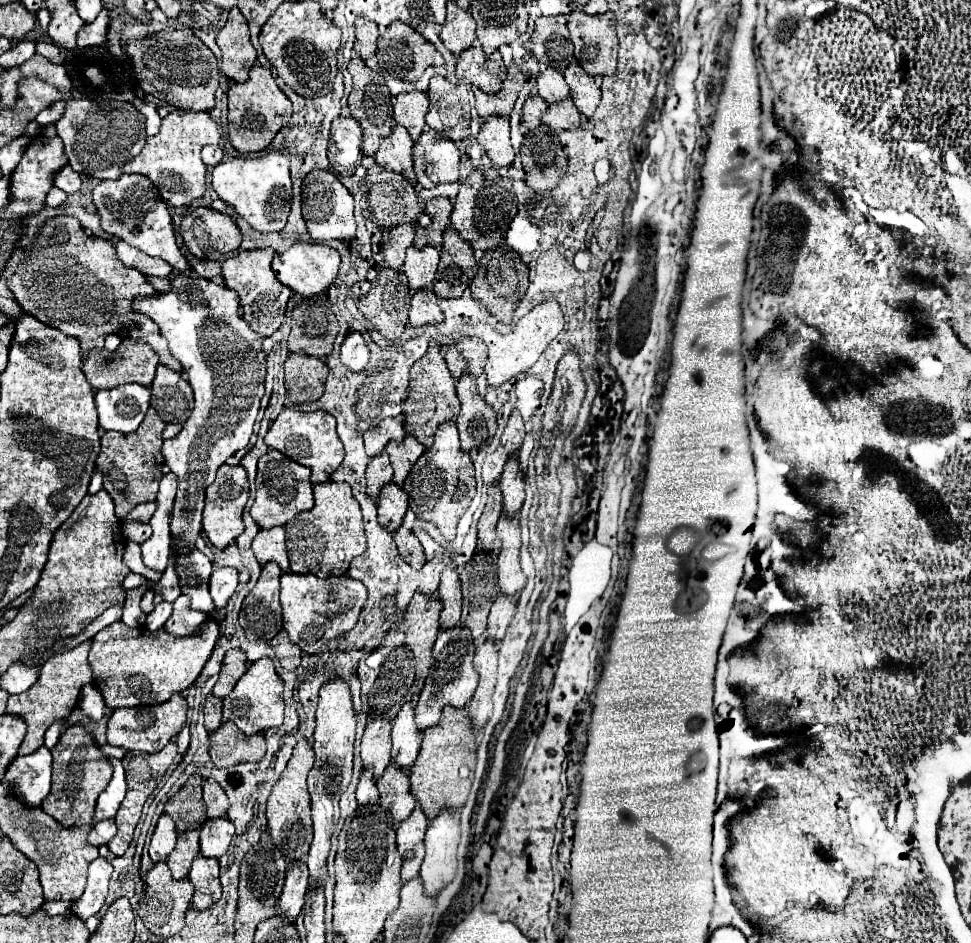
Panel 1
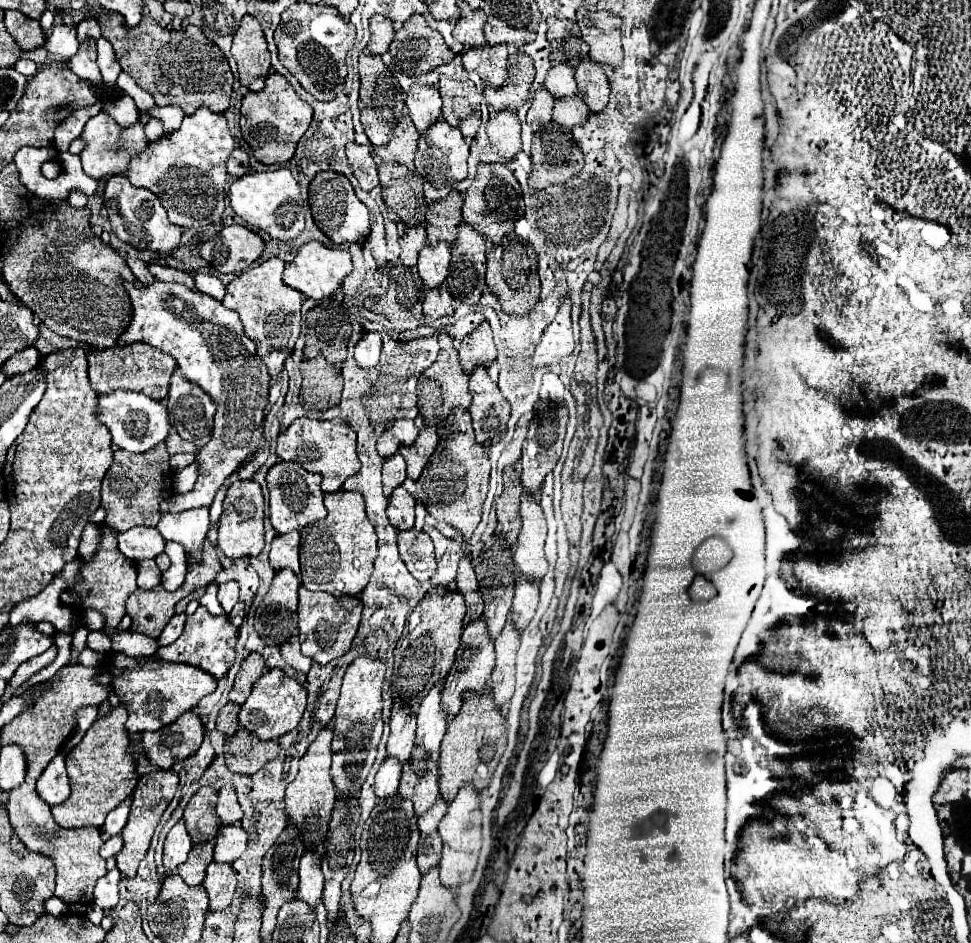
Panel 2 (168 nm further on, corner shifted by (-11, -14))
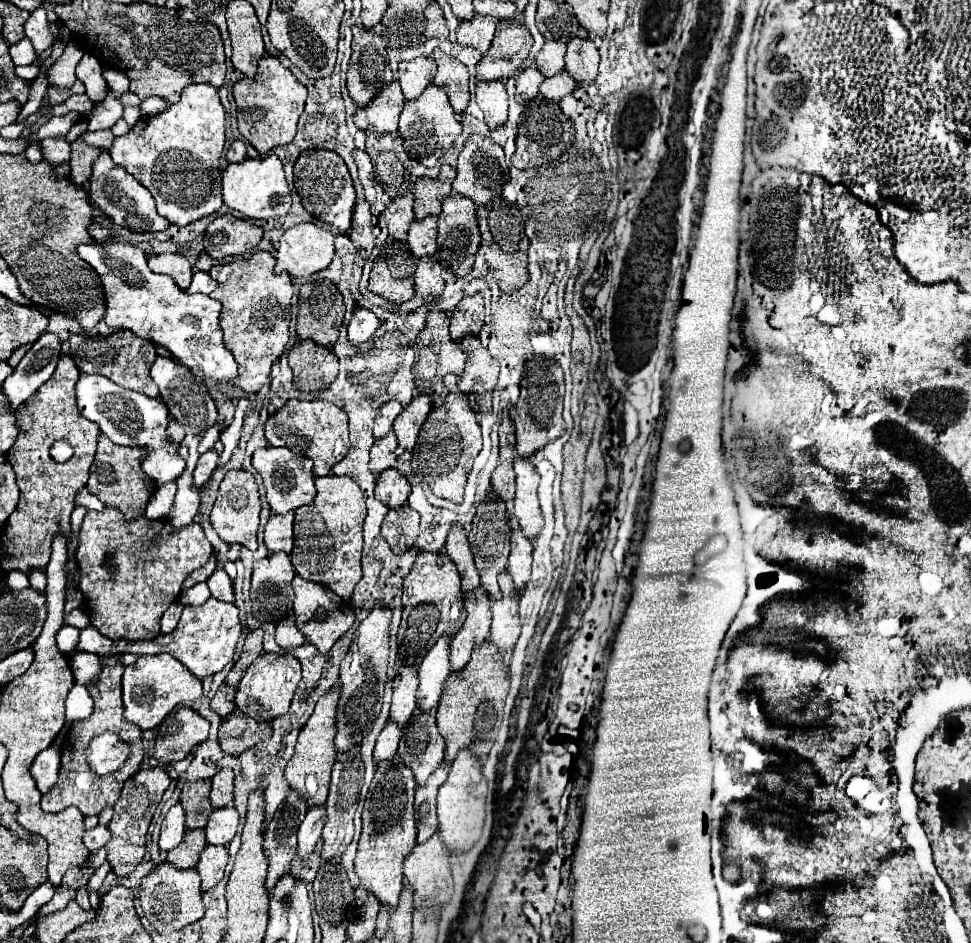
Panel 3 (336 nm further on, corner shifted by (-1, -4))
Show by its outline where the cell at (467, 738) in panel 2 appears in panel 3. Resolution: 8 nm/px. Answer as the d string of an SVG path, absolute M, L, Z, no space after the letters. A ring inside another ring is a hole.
M486 642L474 650L474 656L458 676L450 676L446 680L446 688L436 712L436 726L438 732L446 740L444 750L444 762L452 764L460 748L468 748L478 760L482 760L498 734L498 724L502 722L502 708L508 694L508 674L504 670L504 662L494 656L494 648L490 648Z

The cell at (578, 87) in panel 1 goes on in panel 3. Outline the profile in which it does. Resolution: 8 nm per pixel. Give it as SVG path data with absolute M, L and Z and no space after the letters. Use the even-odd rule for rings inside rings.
M572 38L566 50L566 72L580 84L588 86L598 76L600 54L592 38Z

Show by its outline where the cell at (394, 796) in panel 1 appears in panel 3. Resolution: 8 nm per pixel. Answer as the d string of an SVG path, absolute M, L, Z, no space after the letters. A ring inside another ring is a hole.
M414 710L412 720L402 730L398 756L414 772L416 786L424 786L444 756L444 738L436 730L436 712L422 716Z

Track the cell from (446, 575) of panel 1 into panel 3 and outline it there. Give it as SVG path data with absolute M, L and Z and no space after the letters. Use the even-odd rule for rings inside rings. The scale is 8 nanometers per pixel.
M454 526L450 530L448 540L446 540L446 550L448 550L450 560L458 568L458 574L462 580L462 592L472 592L474 588L478 588L480 580L478 580L478 572L474 568L474 556L470 552L470 544L468 544L468 538L462 528Z

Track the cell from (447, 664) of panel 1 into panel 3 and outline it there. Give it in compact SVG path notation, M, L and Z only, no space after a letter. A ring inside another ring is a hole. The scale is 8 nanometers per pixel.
M476 588L474 592L466 592L464 596L466 620L450 644L452 672L460 672L468 664L474 648L486 642L490 632L490 598L486 596L486 590Z

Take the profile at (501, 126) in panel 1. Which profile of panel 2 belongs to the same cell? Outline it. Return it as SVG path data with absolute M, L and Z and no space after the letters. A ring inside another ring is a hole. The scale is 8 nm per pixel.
M500 110L490 116L486 132L492 140L492 148L502 158L512 158L522 150L520 142L520 122L514 110Z

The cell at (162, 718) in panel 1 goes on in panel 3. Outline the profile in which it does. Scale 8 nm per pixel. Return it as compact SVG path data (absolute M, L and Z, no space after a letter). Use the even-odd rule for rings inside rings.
M178 708L168 714L158 726L154 758L158 762L172 762L186 758L192 748L208 738L210 722L192 708Z

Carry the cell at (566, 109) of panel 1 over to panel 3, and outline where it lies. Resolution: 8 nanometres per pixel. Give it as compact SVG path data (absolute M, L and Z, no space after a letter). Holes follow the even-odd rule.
M560 72L558 76L546 78L546 80L540 84L540 94L542 94L546 100L560 102L564 96L572 94L574 88L576 88L574 78L572 78L568 72Z

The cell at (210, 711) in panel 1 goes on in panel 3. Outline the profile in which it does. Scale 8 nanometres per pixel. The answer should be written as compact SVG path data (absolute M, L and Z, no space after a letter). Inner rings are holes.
M222 684L216 692L216 696L212 698L210 702L210 708L220 714L220 718L226 718L236 706L234 706L234 694L236 694L236 688L228 686L228 684Z

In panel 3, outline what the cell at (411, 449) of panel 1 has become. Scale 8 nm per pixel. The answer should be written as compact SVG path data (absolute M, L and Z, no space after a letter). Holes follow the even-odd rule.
M420 394L416 396L398 416L398 420L394 422L394 434L398 438L398 446L404 450L412 450L418 438L418 432L424 424L424 420L428 418L432 410L430 404L430 396L428 394Z

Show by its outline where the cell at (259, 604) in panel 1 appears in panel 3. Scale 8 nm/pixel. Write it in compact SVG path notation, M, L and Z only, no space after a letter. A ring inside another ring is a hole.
M276 552L254 564L252 614L260 622L278 624L292 612L294 568L286 552Z

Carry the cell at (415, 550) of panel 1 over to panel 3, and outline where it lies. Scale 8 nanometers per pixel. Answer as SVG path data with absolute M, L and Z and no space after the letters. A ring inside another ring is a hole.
M410 506L402 510L390 510L382 522L382 538L388 542L394 554L408 552L418 538L420 516Z

